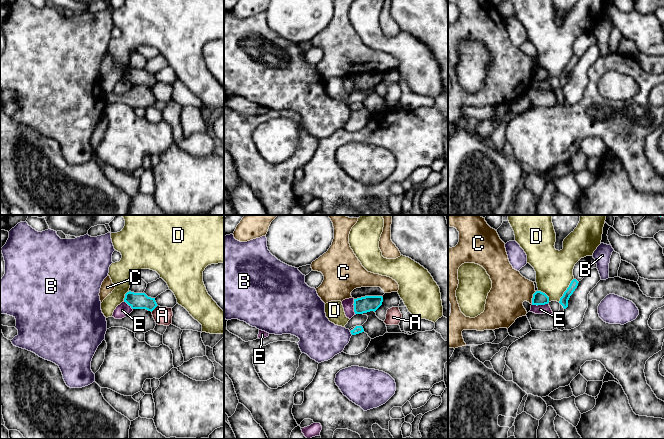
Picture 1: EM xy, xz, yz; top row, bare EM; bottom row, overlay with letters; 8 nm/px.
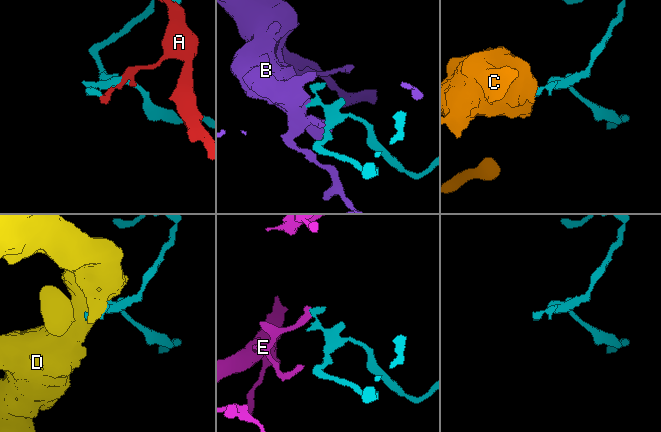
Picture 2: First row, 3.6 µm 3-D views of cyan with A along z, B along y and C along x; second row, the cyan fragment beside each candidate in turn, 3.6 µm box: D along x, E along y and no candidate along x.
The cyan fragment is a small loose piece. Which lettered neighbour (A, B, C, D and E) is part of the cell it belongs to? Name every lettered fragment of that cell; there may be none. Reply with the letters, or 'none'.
none

